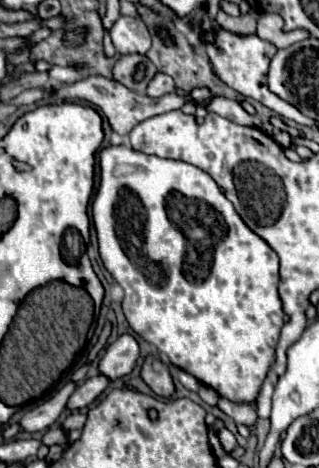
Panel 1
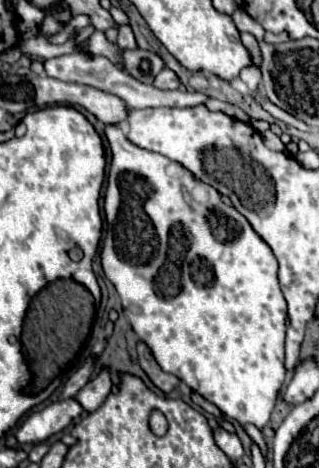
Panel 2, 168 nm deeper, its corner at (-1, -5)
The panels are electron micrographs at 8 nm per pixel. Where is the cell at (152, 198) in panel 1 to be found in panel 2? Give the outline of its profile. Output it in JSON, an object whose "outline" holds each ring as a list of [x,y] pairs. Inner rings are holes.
{"outline":[[[107,126],[105,136],[109,142],[109,150],[111,150],[111,166],[109,166],[109,176],[107,176],[105,200],[103,200],[103,210],[105,210],[105,218],[107,218],[107,232],[105,232],[105,240],[103,240],[103,248],[101,248],[101,264],[103,264],[105,276],[113,282],[113,286],[119,292],[127,320],[131,322],[135,334],[149,346],[155,360],[159,362],[159,366],[165,372],[175,374],[191,390],[199,392],[203,398],[213,402],[225,416],[229,416],[237,422],[255,424],[259,430],[263,430],[269,422],[269,416],[271,416],[273,406],[275,406],[277,396],[279,396],[279,388],[285,380],[283,344],[285,344],[285,328],[287,328],[285,326],[287,302],[285,302],[281,288],[279,288],[277,258],[275,258],[273,250],[267,246],[267,242],[263,242],[263,238],[259,238],[259,234],[255,234],[255,230],[251,228],[247,218],[243,218],[233,206],[225,204],[221,200],[221,194],[213,186],[201,182],[185,166],[181,166],[179,162],[173,162],[161,154],[155,154],[155,152],[149,152],[149,150],[143,150],[143,148],[131,144],[129,138],[125,136],[125,132],[121,130],[121,126]],[[197,188],[205,190],[205,196],[195,194]]]}

